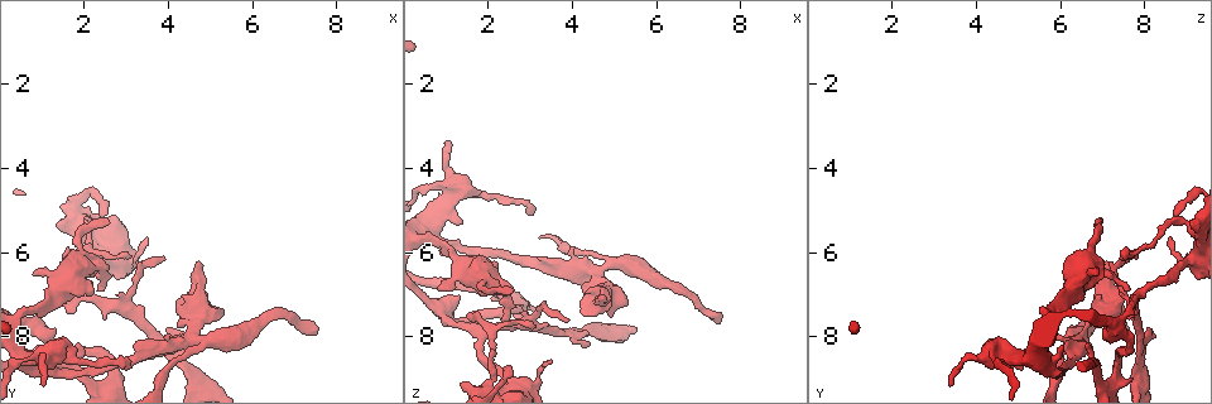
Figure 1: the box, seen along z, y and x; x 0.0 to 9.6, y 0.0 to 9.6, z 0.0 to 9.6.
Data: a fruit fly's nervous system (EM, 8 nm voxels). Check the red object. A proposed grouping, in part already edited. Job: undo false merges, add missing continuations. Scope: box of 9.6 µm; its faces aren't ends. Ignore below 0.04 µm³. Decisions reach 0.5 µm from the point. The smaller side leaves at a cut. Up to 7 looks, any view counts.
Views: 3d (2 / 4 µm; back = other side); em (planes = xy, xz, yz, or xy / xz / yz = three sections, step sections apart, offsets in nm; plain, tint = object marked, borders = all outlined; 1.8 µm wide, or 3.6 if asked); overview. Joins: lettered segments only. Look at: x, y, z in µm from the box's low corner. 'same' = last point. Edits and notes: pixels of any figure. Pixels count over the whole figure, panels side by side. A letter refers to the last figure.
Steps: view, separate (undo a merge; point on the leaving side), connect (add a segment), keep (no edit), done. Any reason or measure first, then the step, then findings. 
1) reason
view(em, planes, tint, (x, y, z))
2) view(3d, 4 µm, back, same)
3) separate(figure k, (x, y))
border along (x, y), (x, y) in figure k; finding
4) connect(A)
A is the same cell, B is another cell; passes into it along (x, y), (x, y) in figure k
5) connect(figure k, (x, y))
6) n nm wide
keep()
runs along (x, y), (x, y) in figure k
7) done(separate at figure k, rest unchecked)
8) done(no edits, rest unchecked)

branch point
view(3d, 2 µm, (0.80, 7.75, 7.35))

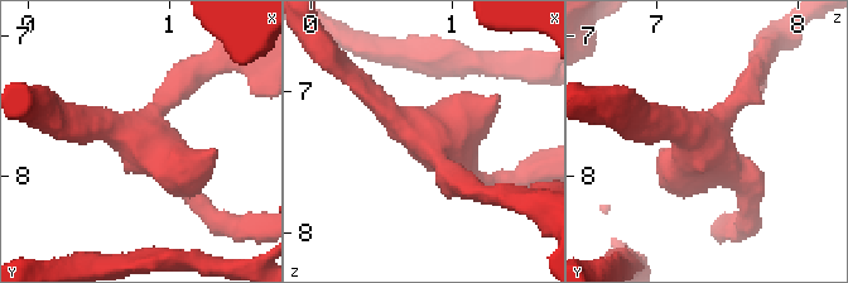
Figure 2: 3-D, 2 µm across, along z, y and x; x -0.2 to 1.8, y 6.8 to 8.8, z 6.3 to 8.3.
view(em, 3.6 µm, xz, step 4, borders, (0.86, 7.72, 7.38))

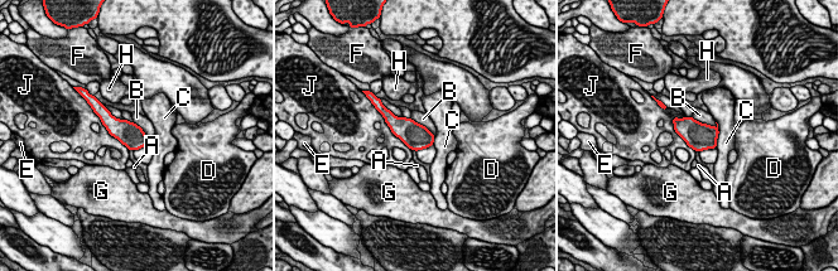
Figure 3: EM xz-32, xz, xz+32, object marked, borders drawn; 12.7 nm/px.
keep()
A, B, C, D, E, F, G, H and J are other cells; border along (674, 116), (674, 131), (696, 150) in figure 3; continuous, no second neuron

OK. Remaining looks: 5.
a narrow waist
view(em, planes, borders, (1.15, 8.45, 4.50))

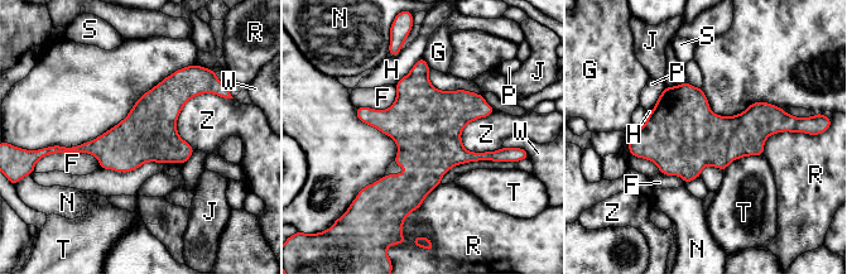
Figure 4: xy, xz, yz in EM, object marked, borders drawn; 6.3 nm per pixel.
keep()
F, G, H, J, N, P, R, S, T, W and Z are other cells; border along (492, 111), (463, 128), (466, 150) in figure 4; one neuron here

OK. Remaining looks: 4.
long arm stops here
view(em, planes, plain, (7.55, 7.95, 7.70))

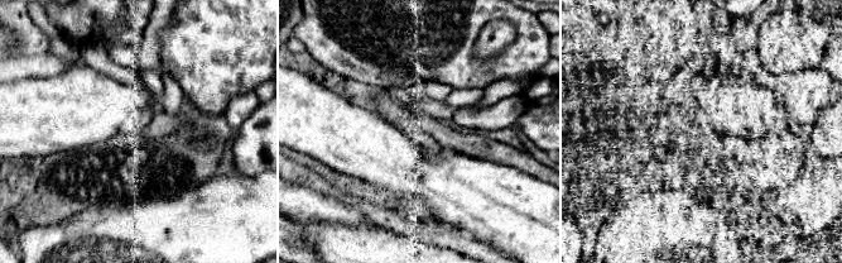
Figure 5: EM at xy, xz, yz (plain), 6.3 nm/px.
view(em, planes, borders, same)

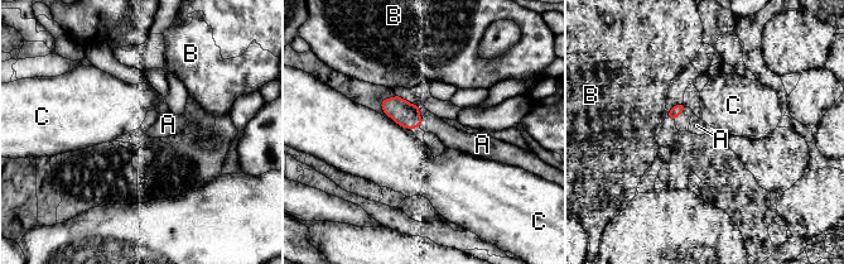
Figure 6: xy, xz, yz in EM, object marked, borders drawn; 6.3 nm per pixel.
160 nm wide
connect(A)
A is the same cell, B and C are other cells; it goes on there

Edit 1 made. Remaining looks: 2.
done(connect at figure 6, rest unchecked)

